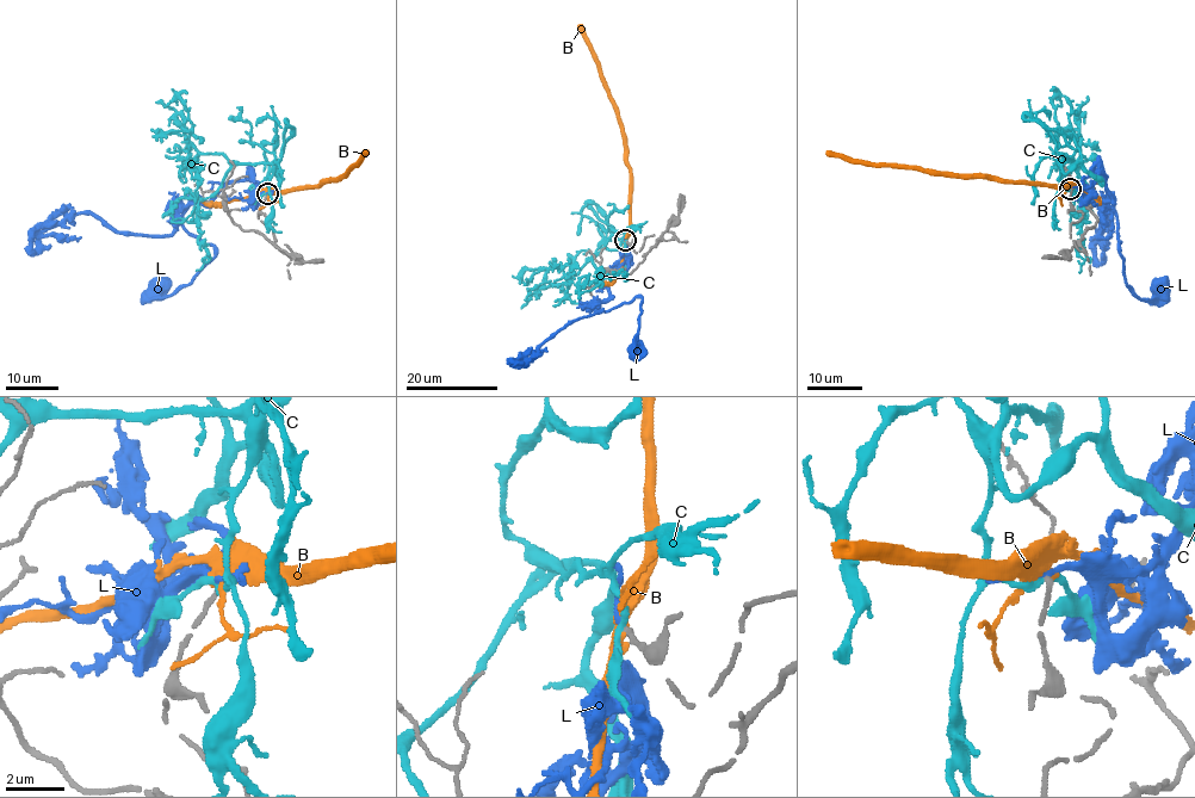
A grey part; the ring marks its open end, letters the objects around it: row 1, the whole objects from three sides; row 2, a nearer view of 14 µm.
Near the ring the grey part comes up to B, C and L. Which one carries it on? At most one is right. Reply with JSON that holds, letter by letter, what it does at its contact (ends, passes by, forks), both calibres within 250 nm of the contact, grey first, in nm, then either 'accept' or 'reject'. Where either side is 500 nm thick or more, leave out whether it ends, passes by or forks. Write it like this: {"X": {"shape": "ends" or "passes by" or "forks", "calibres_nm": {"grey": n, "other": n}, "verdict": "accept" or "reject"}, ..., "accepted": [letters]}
{"B": {"shape": "forks", "calibres_nm": {"grey": 160, "other": 200}, "verdict": "reject"}, "C": {"shape": "passes by", "calibres_nm": {"grey": 160, "other": 200}, "verdict": "reject"}, "L": {"shape": "passes by", "calibres_nm": {"grey": 160, "other": 170}, "verdict": "reject"}, "accepted": []}

